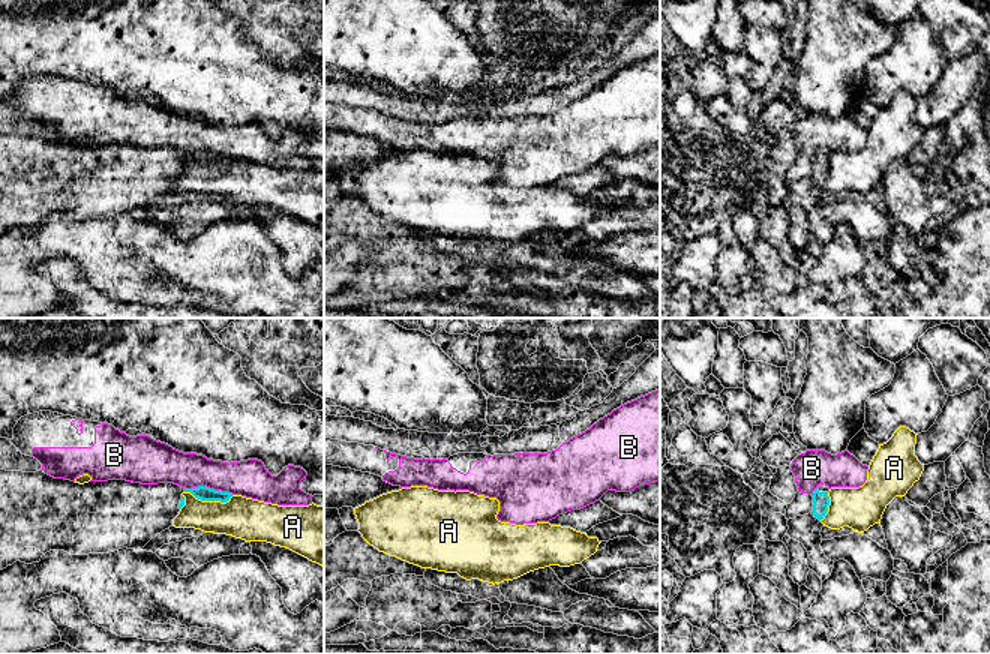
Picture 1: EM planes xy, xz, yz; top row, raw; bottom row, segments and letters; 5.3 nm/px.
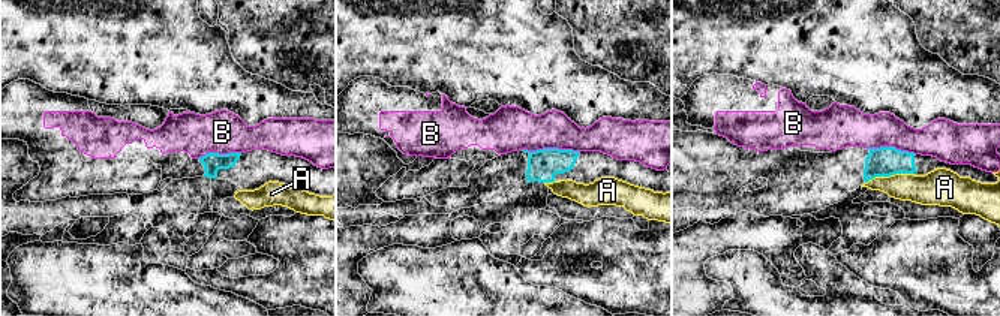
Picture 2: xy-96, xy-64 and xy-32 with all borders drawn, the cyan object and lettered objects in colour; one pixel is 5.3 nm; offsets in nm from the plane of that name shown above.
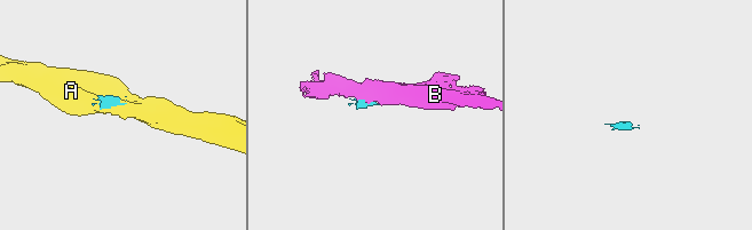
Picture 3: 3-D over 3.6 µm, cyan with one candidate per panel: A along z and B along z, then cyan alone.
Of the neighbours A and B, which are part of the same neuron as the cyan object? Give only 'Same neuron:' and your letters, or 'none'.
Same neuron: none

